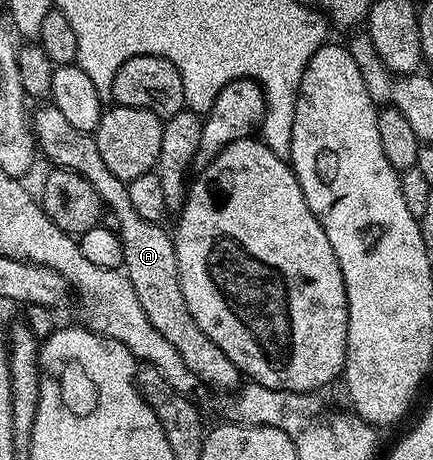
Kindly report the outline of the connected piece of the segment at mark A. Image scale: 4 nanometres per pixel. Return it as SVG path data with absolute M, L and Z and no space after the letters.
M45 106L33 112L30 122L35 143L42 156L46 156L53 165L65 170L78 172L83 178L90 180L98 192L101 202L107 206L120 221L118 235L121 240L122 256L124 257L122 269L127 274L130 284L134 284L134 293L138 296L138 304L142 304L142 312L146 312L146 320L178 348L178 356L196 374L201 383L209 382L212 386L224 390L227 386L239 387L242 382L240 369L234 365L198 328L194 316L190 316L190 308L186 308L186 296L182 296L182 284L178 276L178 260L176 259L176 243L173 235L163 230L163 225L142 220L138 210L131 203L127 183L114 176L102 161L99 155L97 142L92 134L86 134L68 123L66 116L59 112L56 106Z

